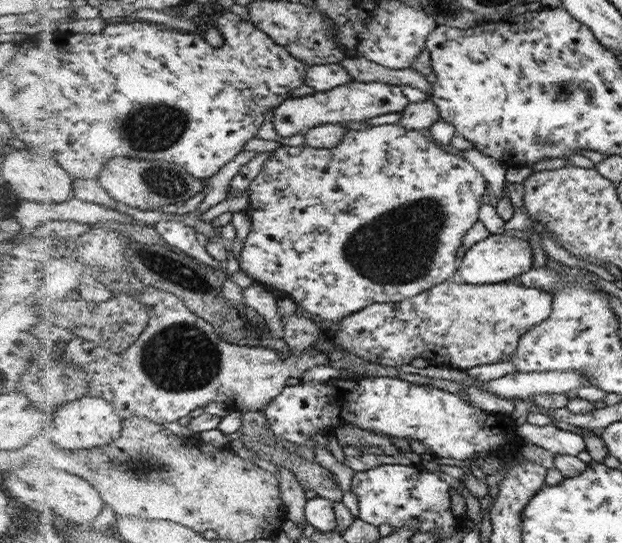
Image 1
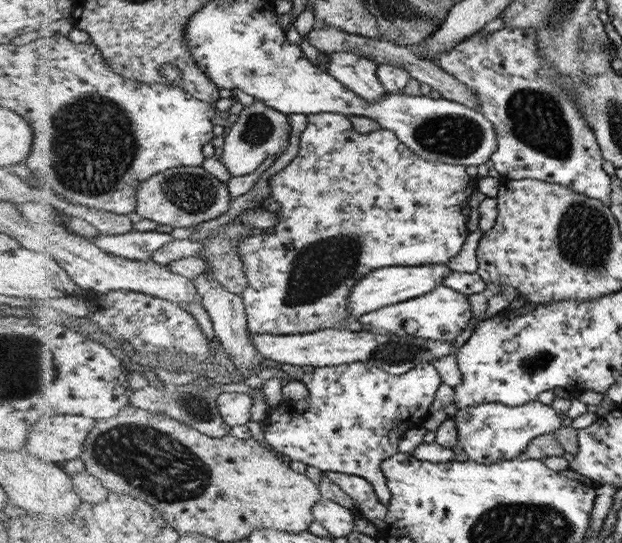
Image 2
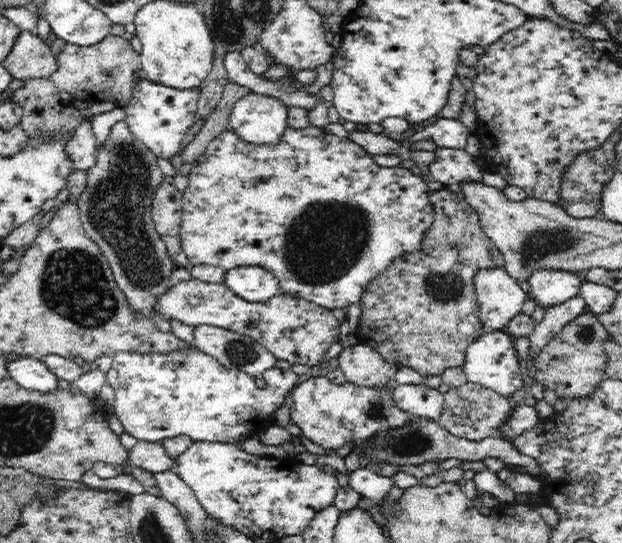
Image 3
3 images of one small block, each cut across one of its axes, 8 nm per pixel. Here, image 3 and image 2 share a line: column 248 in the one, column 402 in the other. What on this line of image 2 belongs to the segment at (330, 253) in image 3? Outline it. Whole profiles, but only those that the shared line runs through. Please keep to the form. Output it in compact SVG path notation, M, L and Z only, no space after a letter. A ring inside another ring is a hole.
M322 112L307 115L305 130L301 133L298 155L289 165L276 173L270 180L271 199L273 207L279 213L279 223L273 234L250 237L241 244L241 255L244 256L247 272L249 273L249 287L243 292L247 313L249 314L249 328L254 335L277 334L294 335L298 333L316 332L322 328L343 328L350 322L350 312L347 309L347 299L350 291L359 280L365 278L369 272L377 268L390 266L411 267L422 265L446 265L450 258L454 258L468 236L468 196L474 192L474 182L466 174L467 167L458 164L426 160L412 151L390 129L381 127L380 130L369 133L359 133L352 121L346 115Z

